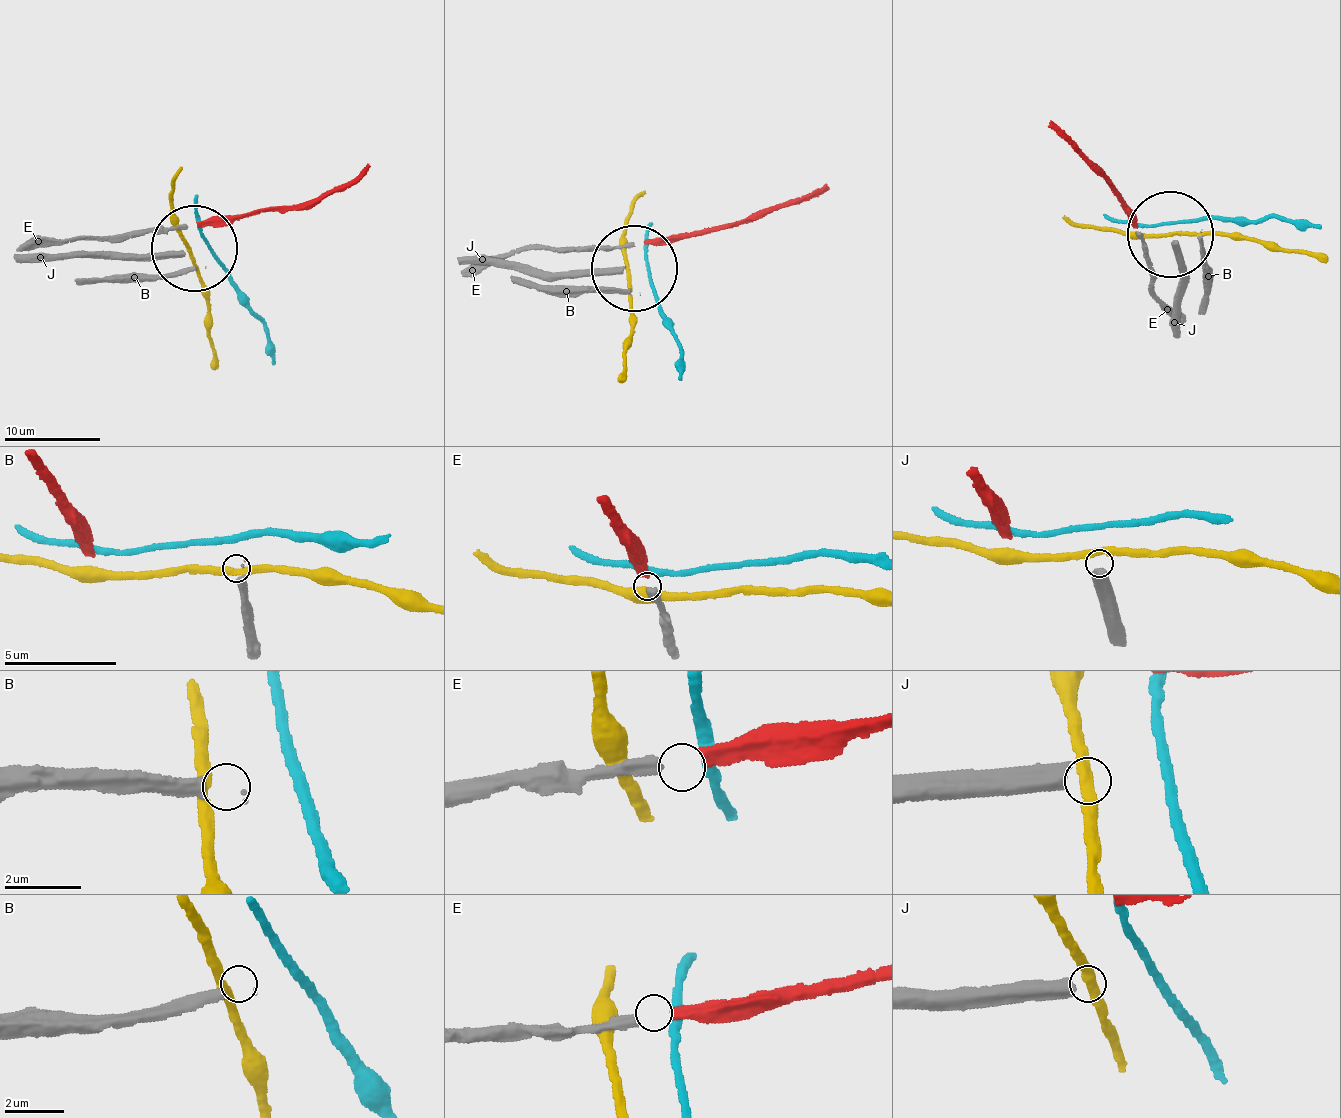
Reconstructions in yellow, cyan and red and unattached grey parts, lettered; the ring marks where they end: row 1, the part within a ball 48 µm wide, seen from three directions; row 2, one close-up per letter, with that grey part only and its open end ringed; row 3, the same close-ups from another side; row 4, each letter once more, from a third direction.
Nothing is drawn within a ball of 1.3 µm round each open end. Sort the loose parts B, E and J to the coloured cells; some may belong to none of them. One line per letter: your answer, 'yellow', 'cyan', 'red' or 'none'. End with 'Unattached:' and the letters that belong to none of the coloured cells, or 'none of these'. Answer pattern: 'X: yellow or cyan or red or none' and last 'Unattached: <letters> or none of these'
B: none
E: red
J: none
Unattached: B, J

